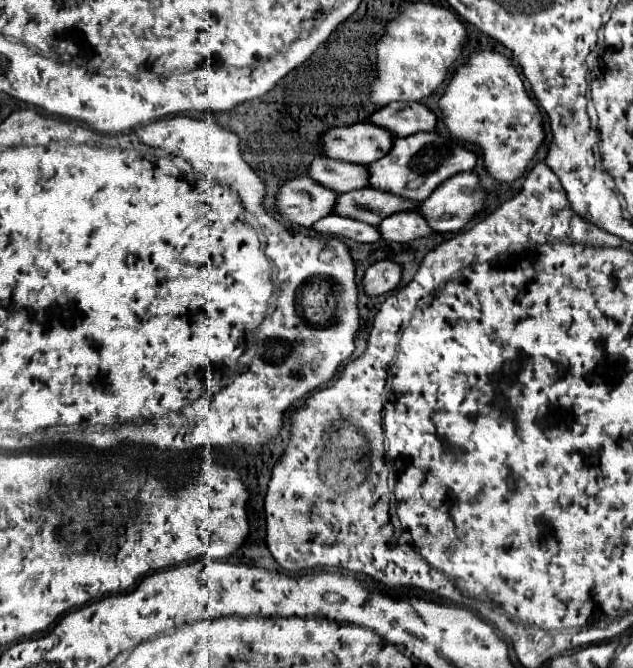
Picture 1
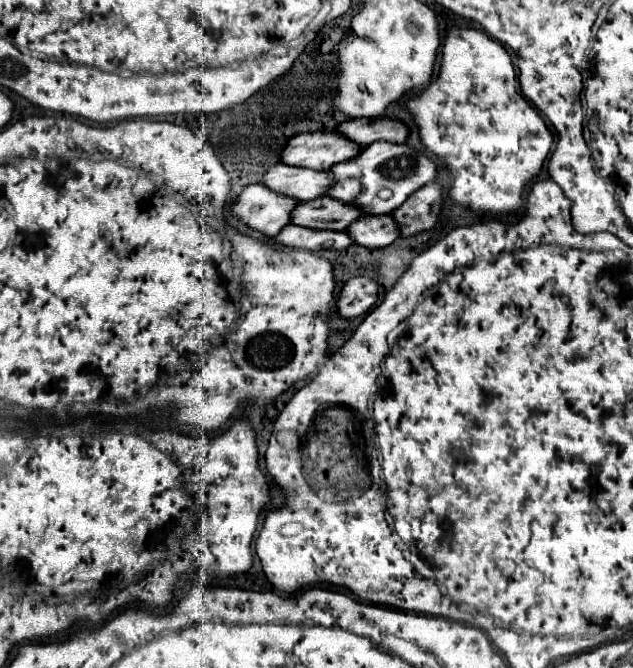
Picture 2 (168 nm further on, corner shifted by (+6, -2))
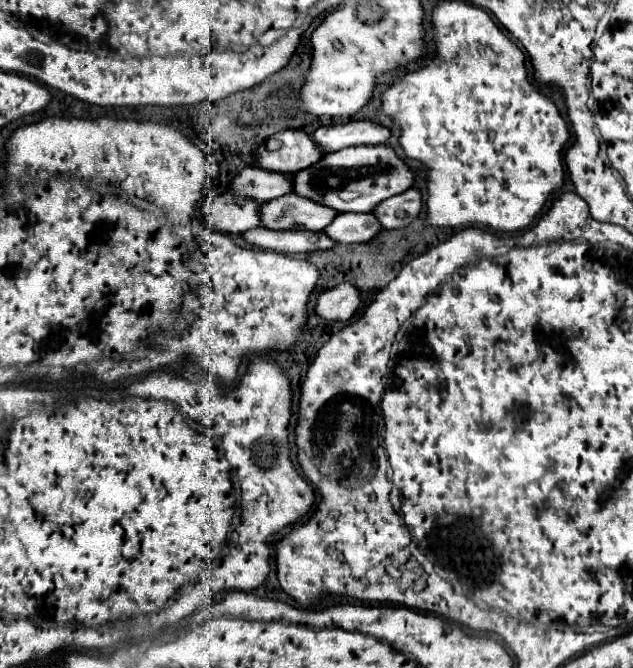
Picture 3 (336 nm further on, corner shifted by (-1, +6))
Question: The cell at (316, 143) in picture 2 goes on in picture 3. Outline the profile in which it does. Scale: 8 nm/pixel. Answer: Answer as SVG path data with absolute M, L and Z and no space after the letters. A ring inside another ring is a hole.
M288 129L276 133L274 139L282 143L280 149L260 149L256 155L258 167L290 175L318 163L324 157L316 141L312 141L312 137L302 129Z

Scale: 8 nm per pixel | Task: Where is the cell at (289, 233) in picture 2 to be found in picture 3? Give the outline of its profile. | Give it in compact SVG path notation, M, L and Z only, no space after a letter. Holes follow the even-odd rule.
M258 227L244 233L244 239L262 249L272 249L278 253L306 253L316 249L332 249L336 245L324 231L286 231L286 229L266 229Z

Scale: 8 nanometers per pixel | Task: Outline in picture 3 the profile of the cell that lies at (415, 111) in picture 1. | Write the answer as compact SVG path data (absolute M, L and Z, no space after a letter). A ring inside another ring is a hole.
M358 119L350 123L340 123L340 125L326 125L320 127L312 139L320 145L324 153L340 151L346 147L356 147L356 145L380 145L388 141L392 131L380 123Z

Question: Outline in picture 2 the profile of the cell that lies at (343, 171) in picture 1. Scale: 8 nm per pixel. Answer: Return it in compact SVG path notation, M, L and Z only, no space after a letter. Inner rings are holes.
M279 163L273 165L259 183L279 195L287 195L297 201L309 201L325 195L325 191L333 185L333 179L327 175L327 171L287 167Z

